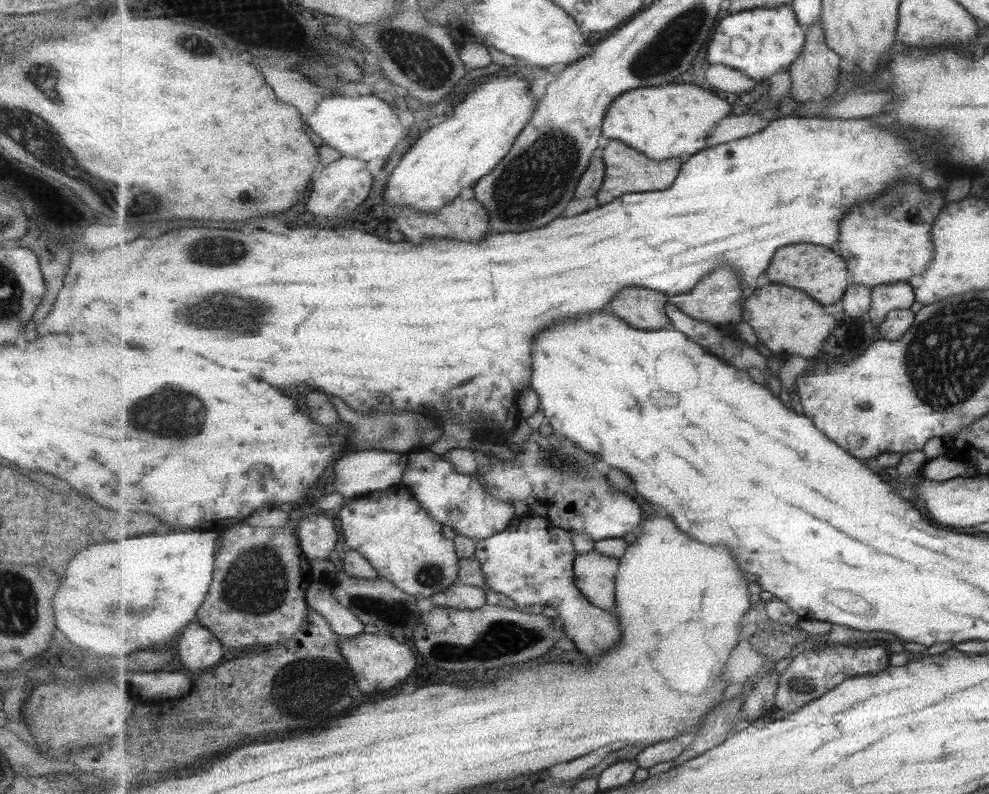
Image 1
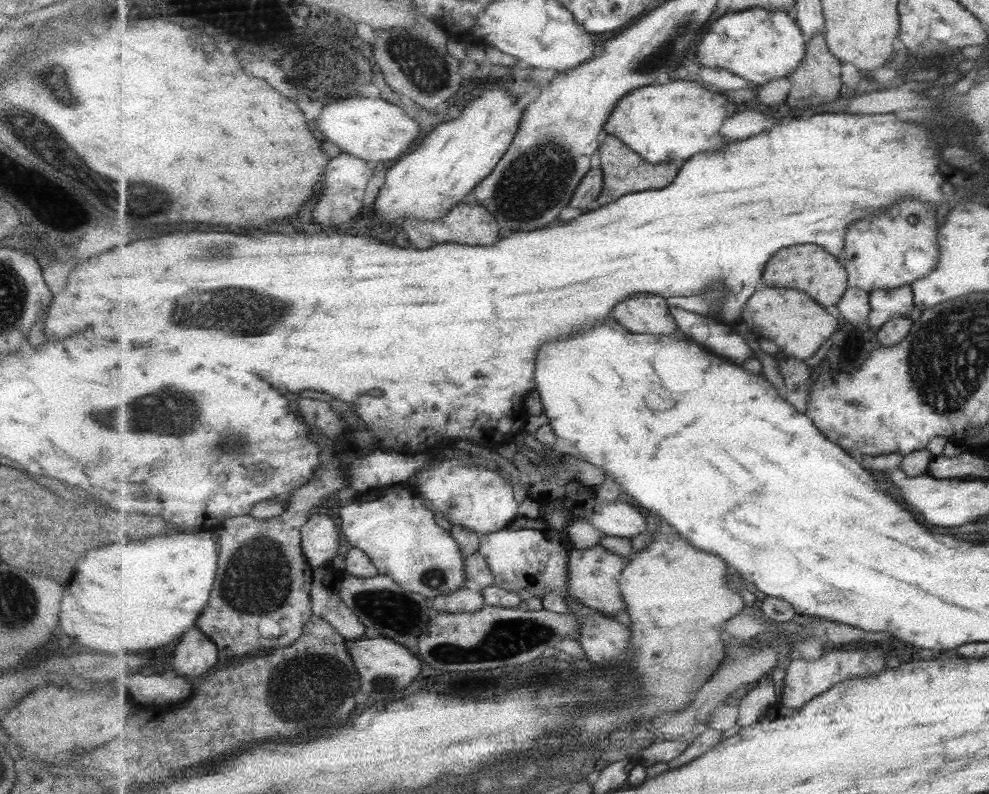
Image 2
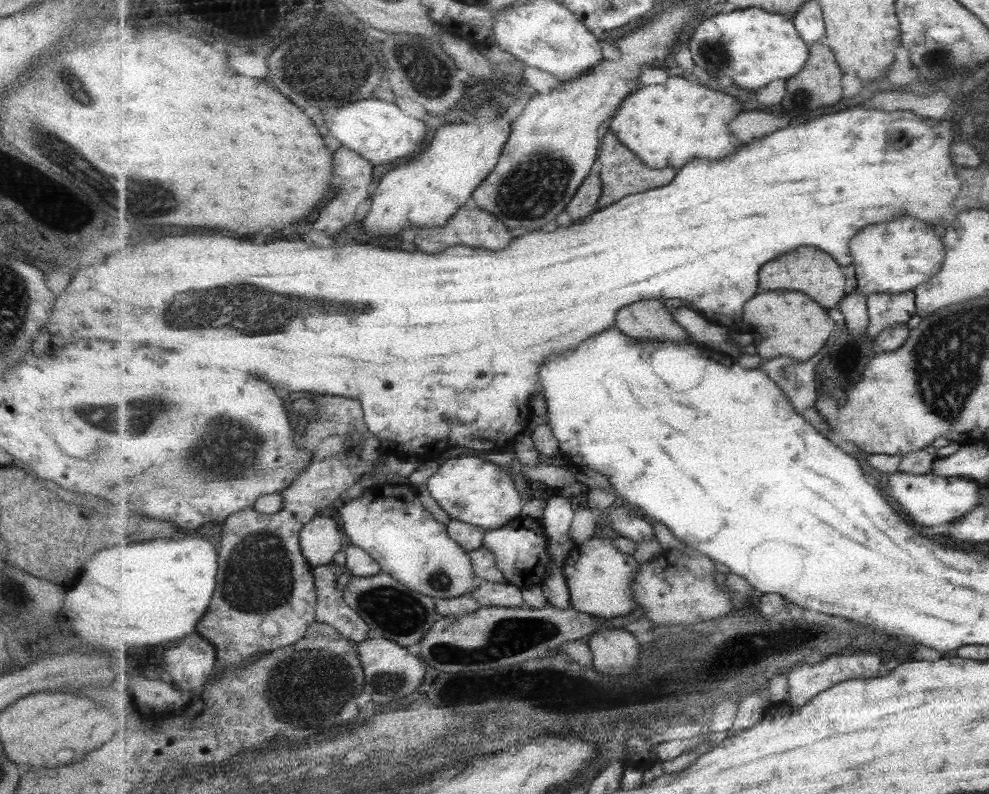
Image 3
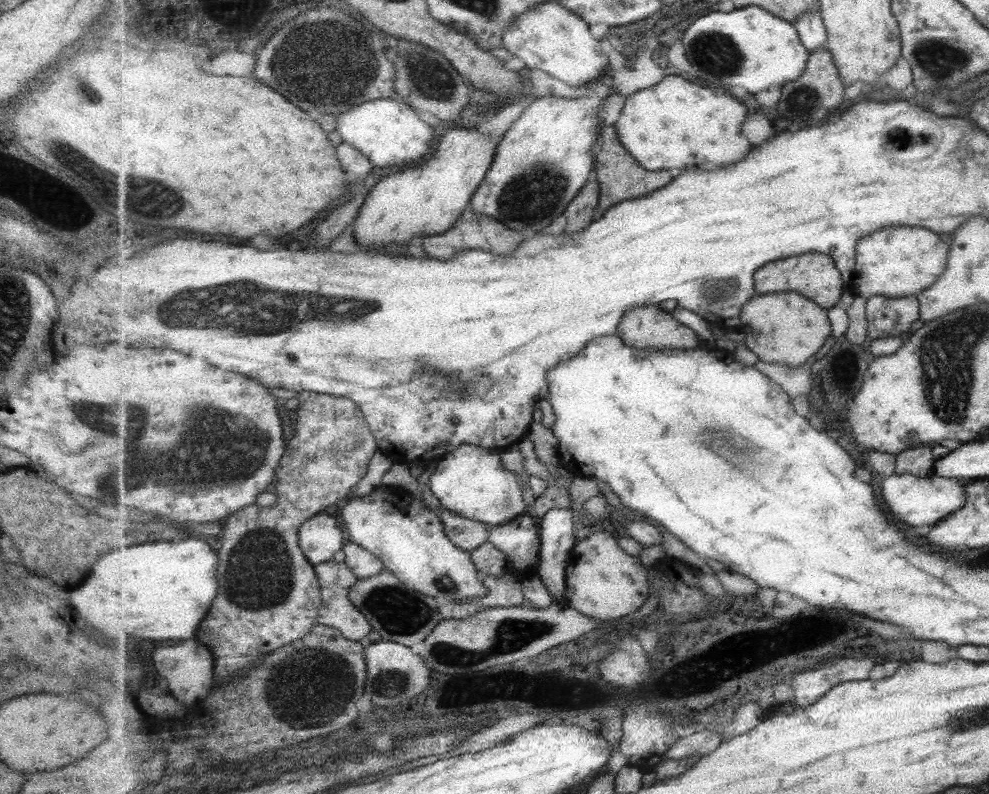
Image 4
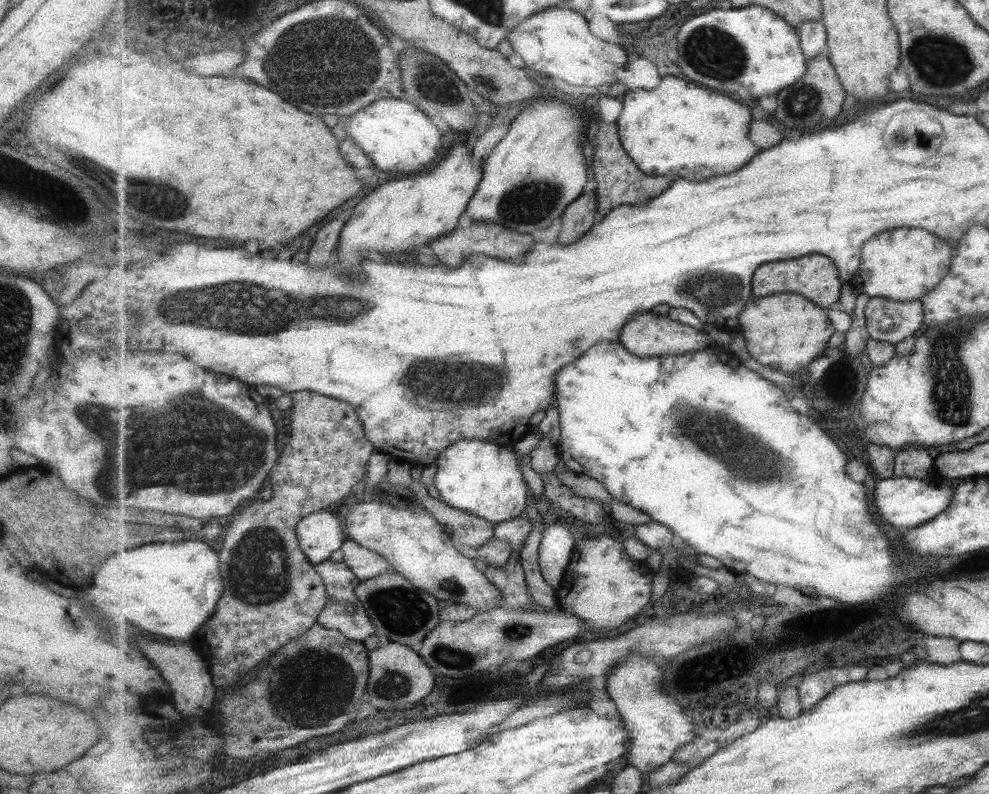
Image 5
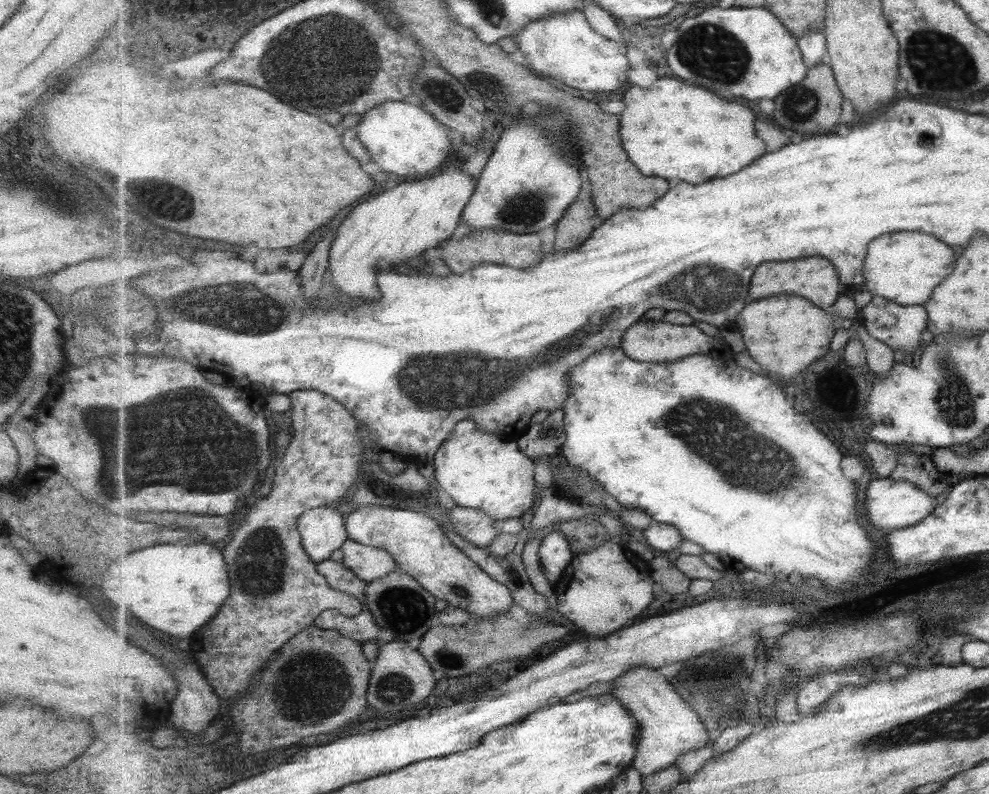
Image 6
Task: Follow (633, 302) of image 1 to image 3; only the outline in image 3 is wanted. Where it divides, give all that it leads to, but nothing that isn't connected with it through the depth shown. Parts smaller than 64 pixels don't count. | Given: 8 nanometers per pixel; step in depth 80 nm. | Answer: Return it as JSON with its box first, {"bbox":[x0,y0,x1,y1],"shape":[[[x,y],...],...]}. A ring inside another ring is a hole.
{"bbox":[616,300,691,342],"shape":[[[642,300],[625,306],[617,313],[616,327],[623,334],[644,340],[661,340],[671,342],[691,342],[690,332],[677,323],[672,310],[663,300]]]}

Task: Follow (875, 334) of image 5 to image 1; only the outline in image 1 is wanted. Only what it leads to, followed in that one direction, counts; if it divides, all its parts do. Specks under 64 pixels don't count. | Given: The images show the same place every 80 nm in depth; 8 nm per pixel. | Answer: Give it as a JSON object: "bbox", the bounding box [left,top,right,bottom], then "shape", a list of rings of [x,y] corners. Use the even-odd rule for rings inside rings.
{"bbox":[868,281,916,325],"shape":[[[909,281],[876,287],[872,290],[872,307],[868,318],[871,323],[882,325],[893,310],[909,310],[915,301],[916,294]]]}

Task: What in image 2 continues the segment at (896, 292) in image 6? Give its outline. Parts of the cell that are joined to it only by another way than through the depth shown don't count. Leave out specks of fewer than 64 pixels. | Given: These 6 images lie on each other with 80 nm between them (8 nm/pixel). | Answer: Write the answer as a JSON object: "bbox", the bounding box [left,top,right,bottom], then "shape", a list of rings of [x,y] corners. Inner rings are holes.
{"bbox":[839,200,940,293],"shape":[[[913,200],[901,202],[891,208],[891,212],[873,214],[871,218],[859,220],[851,226],[851,232],[847,236],[847,246],[843,250],[843,256],[839,256],[849,268],[849,286],[857,286],[871,293],[875,290],[897,289],[899,287],[913,285],[917,280],[924,278],[936,269],[940,259],[940,245],[936,239],[935,214],[928,204],[919,204]]]}

